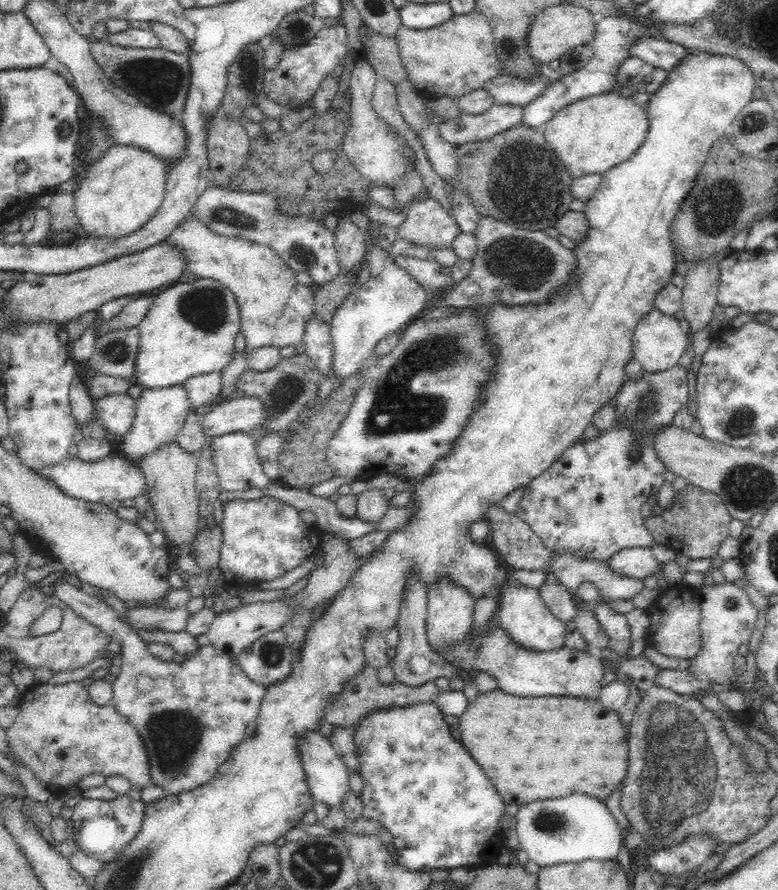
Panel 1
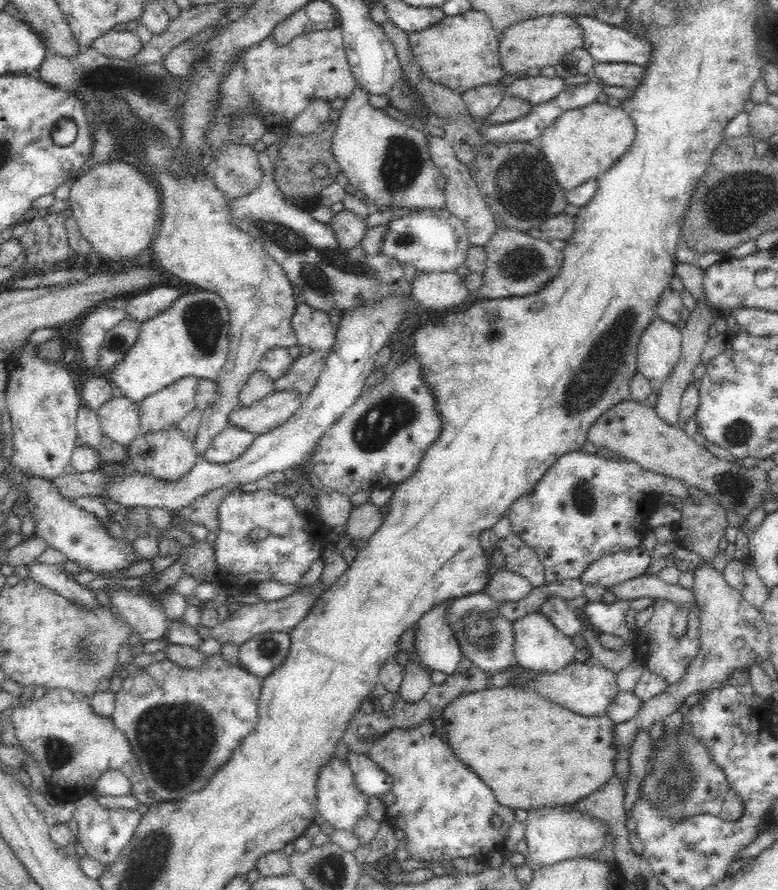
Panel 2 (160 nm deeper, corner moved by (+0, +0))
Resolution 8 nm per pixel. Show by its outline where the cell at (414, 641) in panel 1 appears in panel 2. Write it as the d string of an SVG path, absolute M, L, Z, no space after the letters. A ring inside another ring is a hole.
M416 649L414 659L410 659L403 669L402 688L400 695L406 703L418 702L422 697L430 692L433 686L431 681L431 670L424 667L418 659Z

